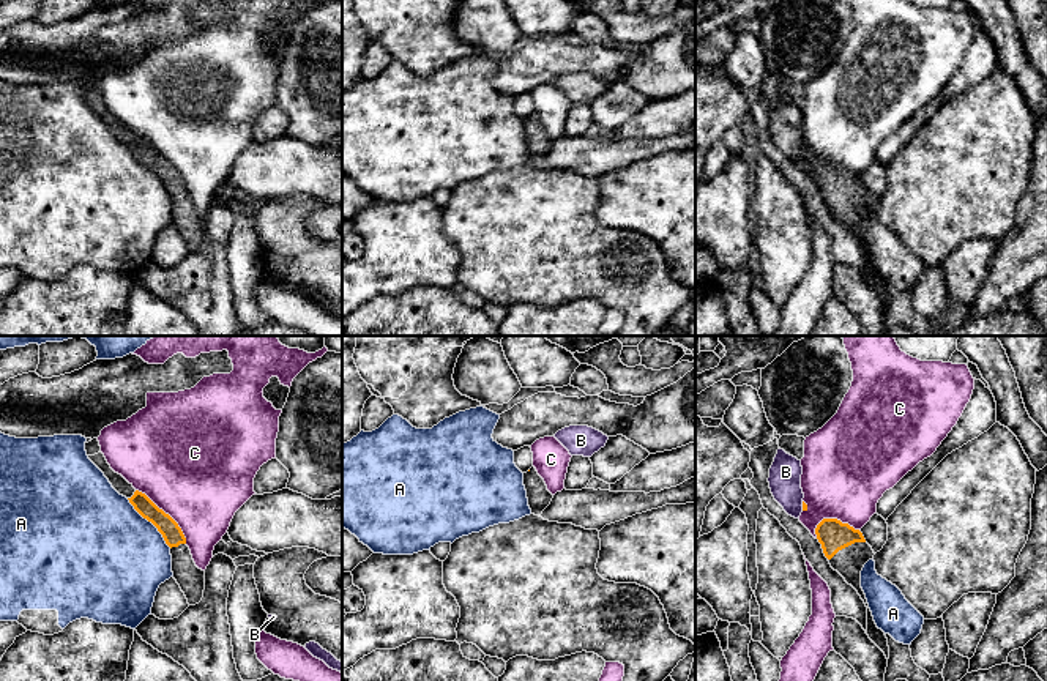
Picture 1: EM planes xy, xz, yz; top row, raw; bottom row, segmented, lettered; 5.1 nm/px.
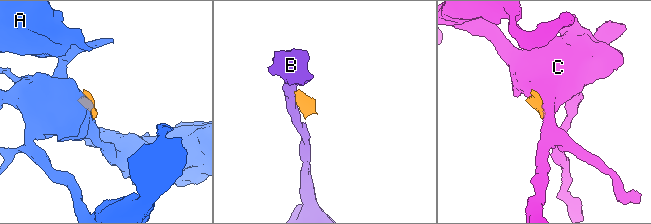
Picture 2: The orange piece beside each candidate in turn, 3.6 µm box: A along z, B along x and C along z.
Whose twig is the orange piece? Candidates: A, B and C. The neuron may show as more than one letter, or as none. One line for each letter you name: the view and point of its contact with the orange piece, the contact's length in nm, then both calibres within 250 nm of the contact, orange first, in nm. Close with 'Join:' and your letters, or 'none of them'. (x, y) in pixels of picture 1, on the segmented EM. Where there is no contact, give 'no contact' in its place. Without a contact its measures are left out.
Join: none of them

